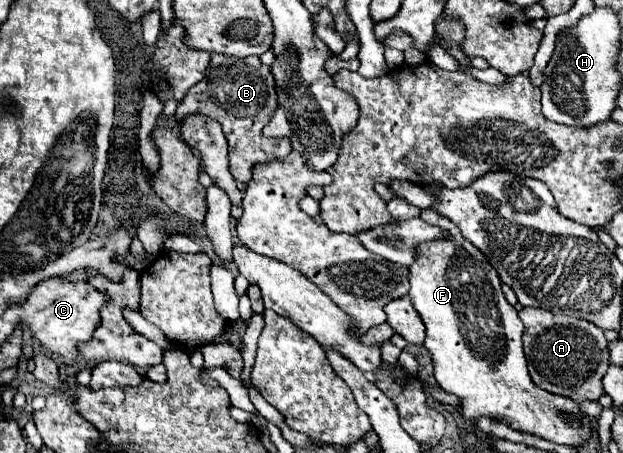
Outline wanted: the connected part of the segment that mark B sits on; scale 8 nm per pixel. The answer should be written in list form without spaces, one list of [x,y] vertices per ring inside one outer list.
[[[211,55],[211,63],[207,67],[207,75],[203,83],[197,83],[191,91],[187,91],[183,105],[177,107],[175,121],[177,125],[191,113],[207,115],[221,123],[223,133],[229,141],[229,161],[231,173],[237,181],[249,183],[253,177],[253,167],[259,163],[283,159],[291,153],[291,145],[279,139],[263,137],[263,127],[269,123],[271,115],[277,109],[277,95],[275,95],[275,81],[269,67],[261,65],[259,57],[227,57],[227,55]]]

